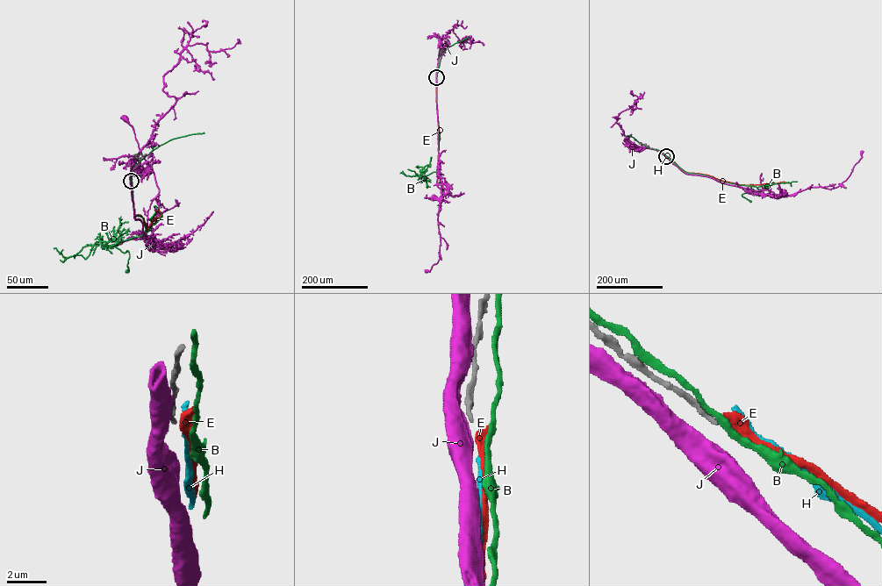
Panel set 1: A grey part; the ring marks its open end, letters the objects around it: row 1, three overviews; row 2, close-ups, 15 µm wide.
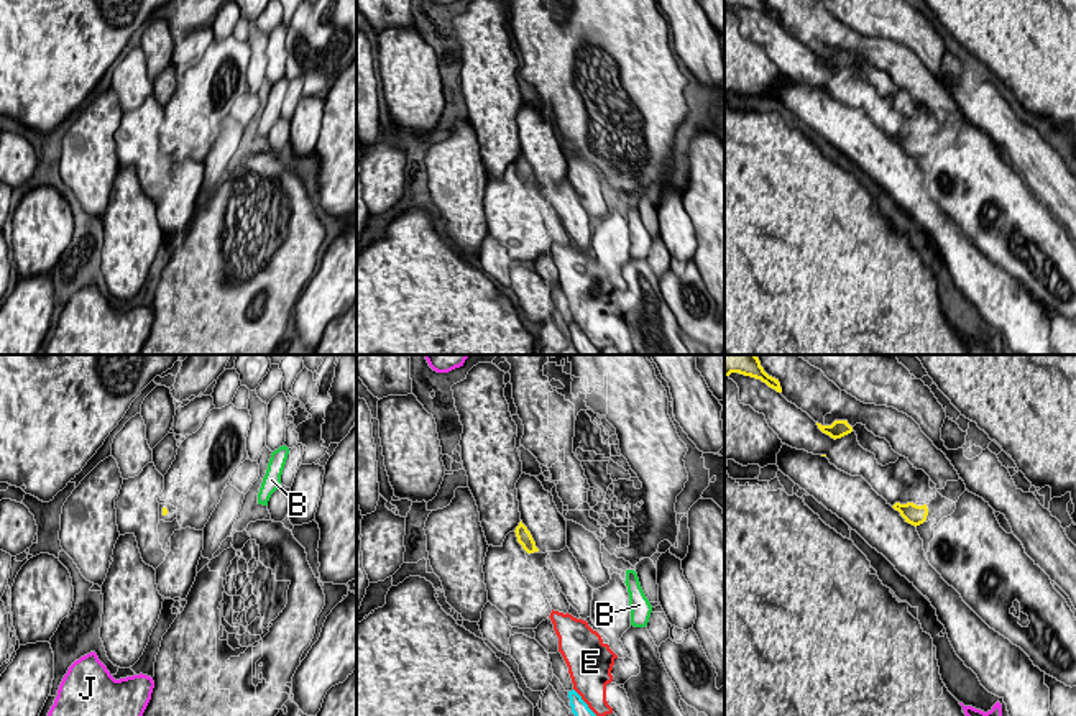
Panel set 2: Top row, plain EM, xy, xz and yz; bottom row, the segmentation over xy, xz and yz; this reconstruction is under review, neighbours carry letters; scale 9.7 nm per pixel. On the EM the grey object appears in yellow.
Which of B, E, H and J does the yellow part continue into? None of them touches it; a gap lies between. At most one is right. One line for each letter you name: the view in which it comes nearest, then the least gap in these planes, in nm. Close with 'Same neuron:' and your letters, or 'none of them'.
Same neuron: none of them

